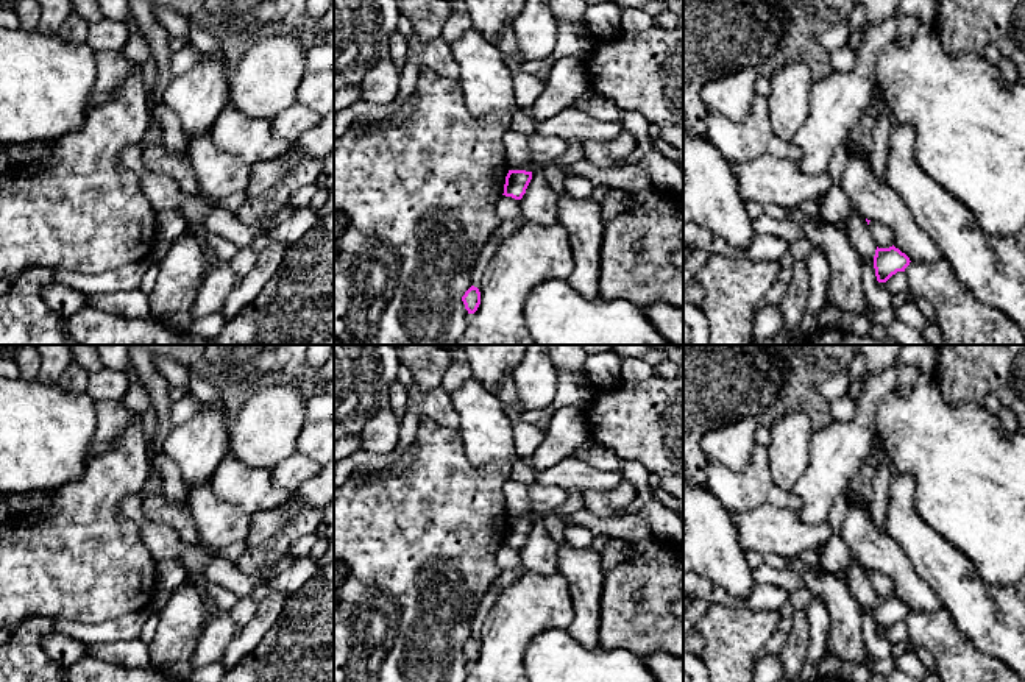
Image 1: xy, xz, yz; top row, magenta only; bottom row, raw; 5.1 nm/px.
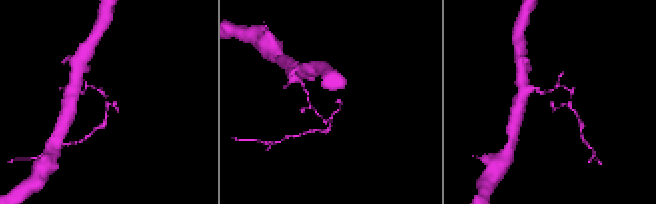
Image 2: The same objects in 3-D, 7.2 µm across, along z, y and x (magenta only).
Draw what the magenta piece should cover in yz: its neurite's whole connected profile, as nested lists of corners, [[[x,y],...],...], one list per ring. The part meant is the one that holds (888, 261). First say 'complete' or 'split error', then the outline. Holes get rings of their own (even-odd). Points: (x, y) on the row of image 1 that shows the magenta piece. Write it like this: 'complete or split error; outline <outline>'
complete; outline [[[894,245],[889,248],[875,250],[874,268],[878,282],[886,282],[897,272],[905,272],[910,265],[910,258]]]

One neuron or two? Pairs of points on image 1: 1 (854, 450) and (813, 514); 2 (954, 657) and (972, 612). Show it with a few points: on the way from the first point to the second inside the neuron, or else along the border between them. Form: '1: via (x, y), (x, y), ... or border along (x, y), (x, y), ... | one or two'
1: via (838, 465), (822, 481), (818, 489), (818, 498) | one
2: border along (943, 604), (971, 642), (991, 657) | two

